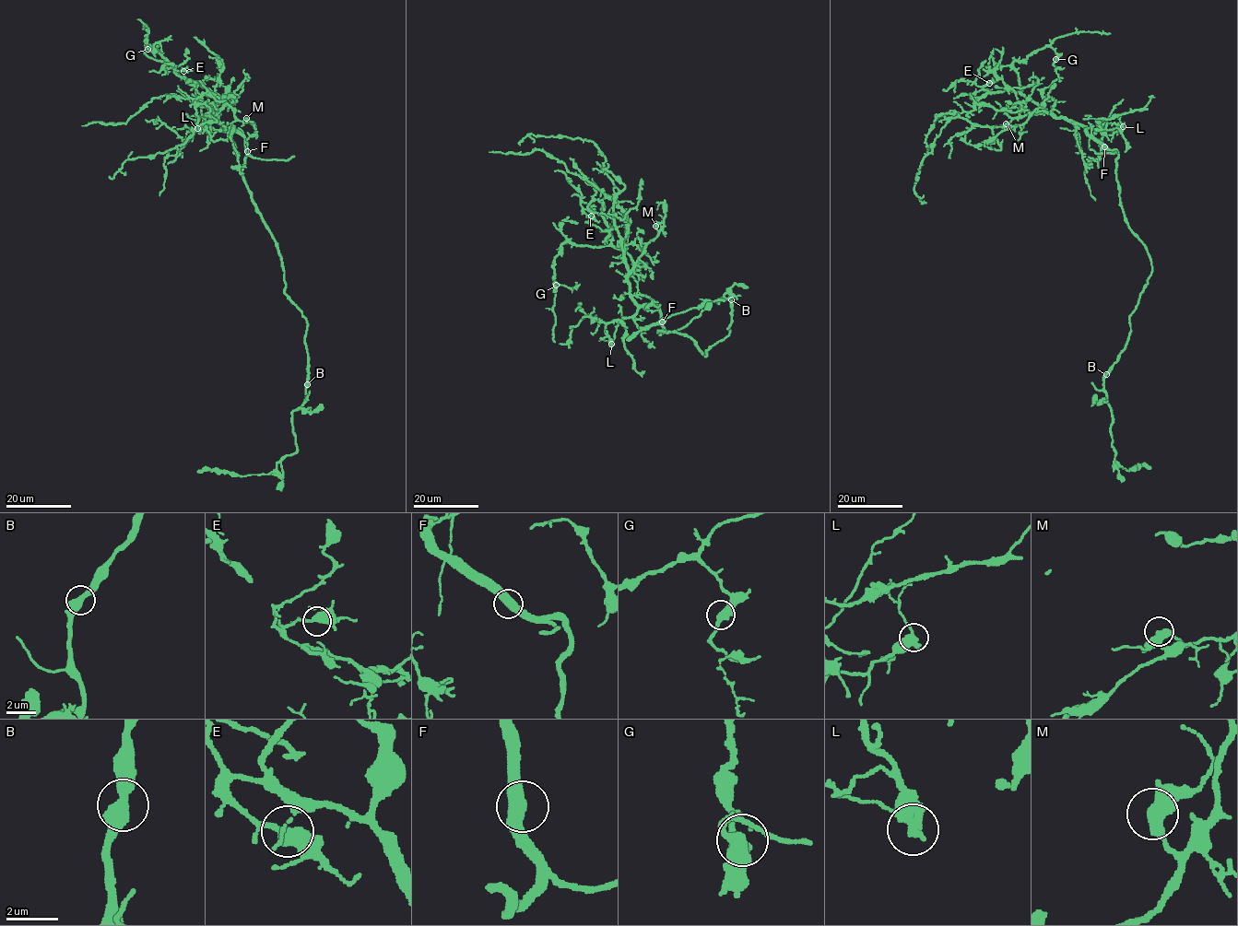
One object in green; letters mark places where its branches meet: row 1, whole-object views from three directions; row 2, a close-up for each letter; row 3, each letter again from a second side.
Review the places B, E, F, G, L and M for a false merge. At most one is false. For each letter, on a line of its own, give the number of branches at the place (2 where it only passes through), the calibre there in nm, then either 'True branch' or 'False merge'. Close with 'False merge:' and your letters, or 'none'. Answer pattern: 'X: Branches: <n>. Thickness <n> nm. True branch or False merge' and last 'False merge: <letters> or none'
B: Branches: 2. Thickness 460 nm. True branch
E: Branches: 2. Thickness 480 nm. True branch
F: Branches: 2. Thickness 460 nm. True branch
G: Branches: 2. Thickness 480 nm. True branch
L: Branches: 2. Thickness 500 nm. True branch
M: Branches: 2. Thickness 480 nm. True branch
False merge: none

